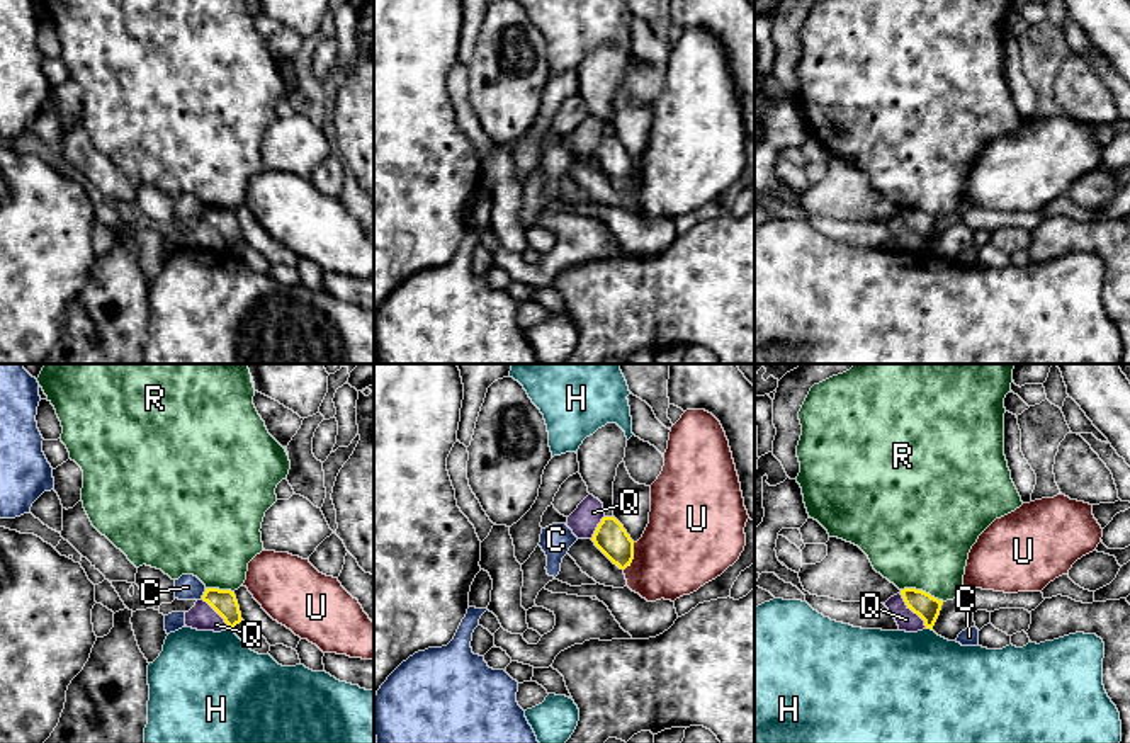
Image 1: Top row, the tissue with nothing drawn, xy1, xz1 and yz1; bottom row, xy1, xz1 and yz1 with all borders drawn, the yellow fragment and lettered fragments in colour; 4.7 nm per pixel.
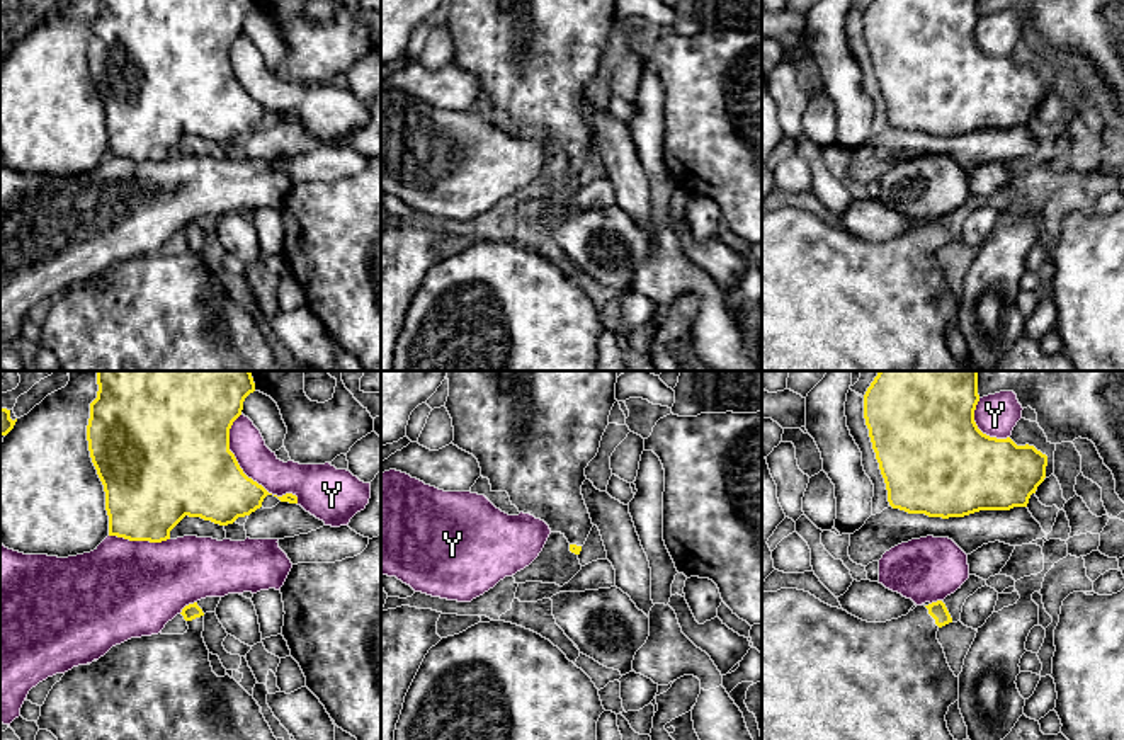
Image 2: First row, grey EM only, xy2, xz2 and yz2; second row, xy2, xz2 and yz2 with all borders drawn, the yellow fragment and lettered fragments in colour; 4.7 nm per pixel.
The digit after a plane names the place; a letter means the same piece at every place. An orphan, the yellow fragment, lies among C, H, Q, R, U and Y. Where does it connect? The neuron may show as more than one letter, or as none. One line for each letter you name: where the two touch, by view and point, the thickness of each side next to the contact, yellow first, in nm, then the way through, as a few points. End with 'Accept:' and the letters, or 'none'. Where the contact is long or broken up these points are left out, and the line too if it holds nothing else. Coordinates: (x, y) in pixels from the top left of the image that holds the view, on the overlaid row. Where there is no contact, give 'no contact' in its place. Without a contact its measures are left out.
Accept: none

